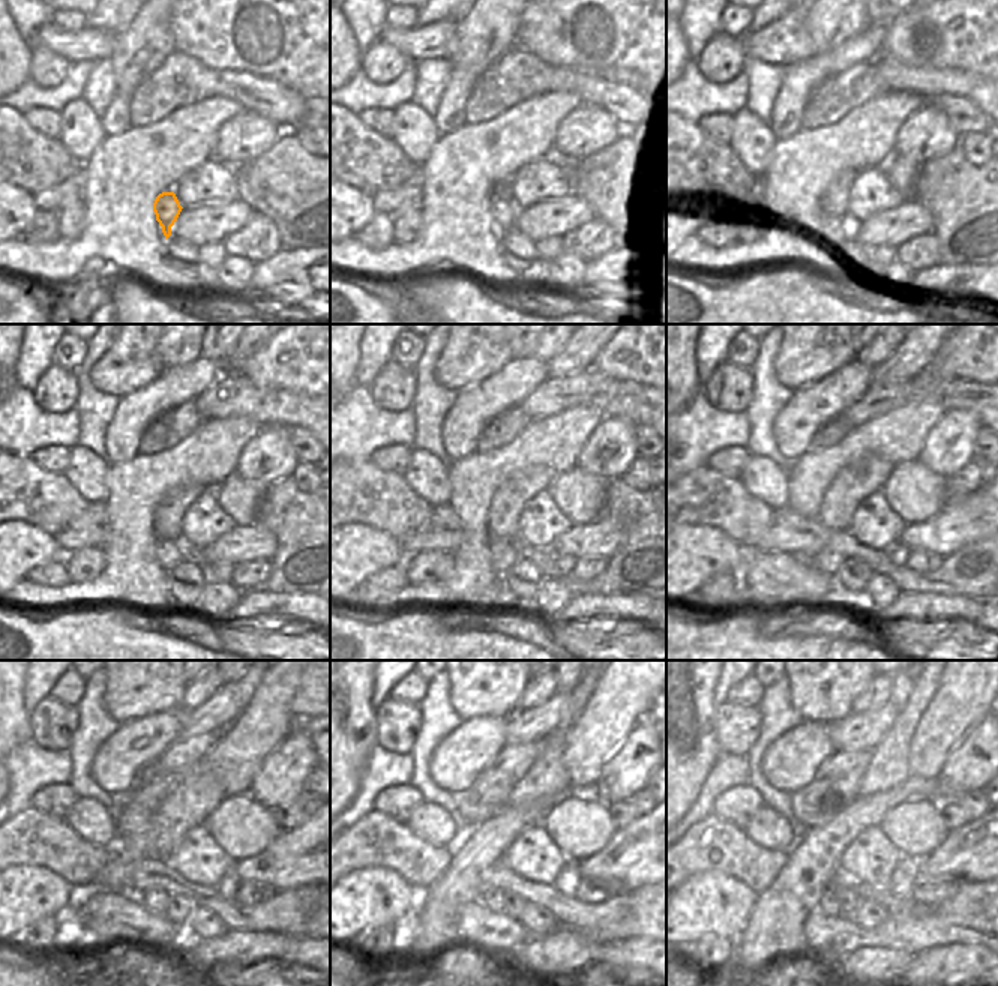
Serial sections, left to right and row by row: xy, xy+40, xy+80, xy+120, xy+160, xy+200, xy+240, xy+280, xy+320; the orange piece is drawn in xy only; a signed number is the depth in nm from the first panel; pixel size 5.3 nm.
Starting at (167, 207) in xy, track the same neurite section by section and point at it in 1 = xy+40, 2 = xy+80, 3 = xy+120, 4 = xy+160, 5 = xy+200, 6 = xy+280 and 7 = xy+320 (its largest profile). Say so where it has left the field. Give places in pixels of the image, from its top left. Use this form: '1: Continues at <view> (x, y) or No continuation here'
1: Continues at xy+40 (503, 209)
2: Continues at xy+80 (841, 224)
3: Continues at xy+120 (168, 553)
4: Continues at xy+160 (503, 553)
5: Continues at xy+200 (829, 562)
6: Continues at xy+280 (492, 899)
7: Continues at xy+320 (829, 904).

